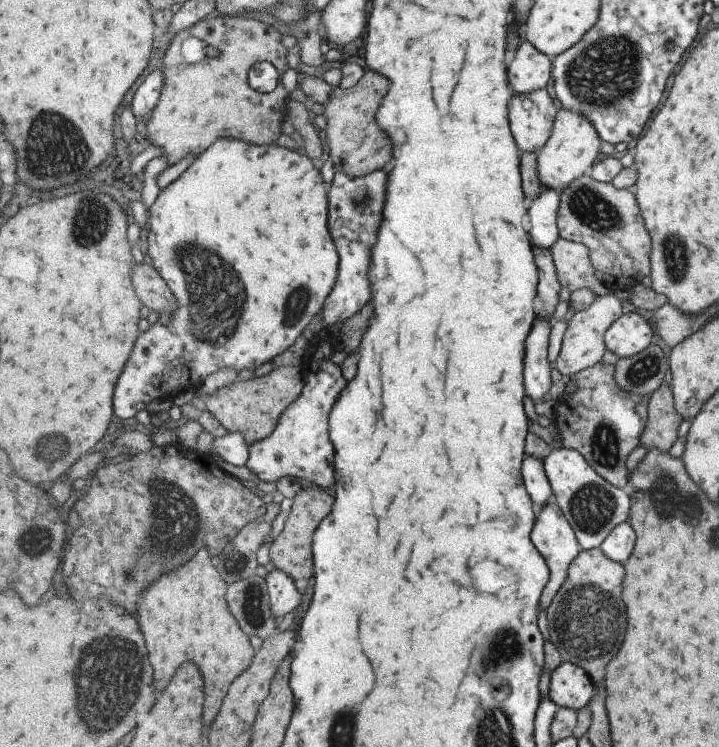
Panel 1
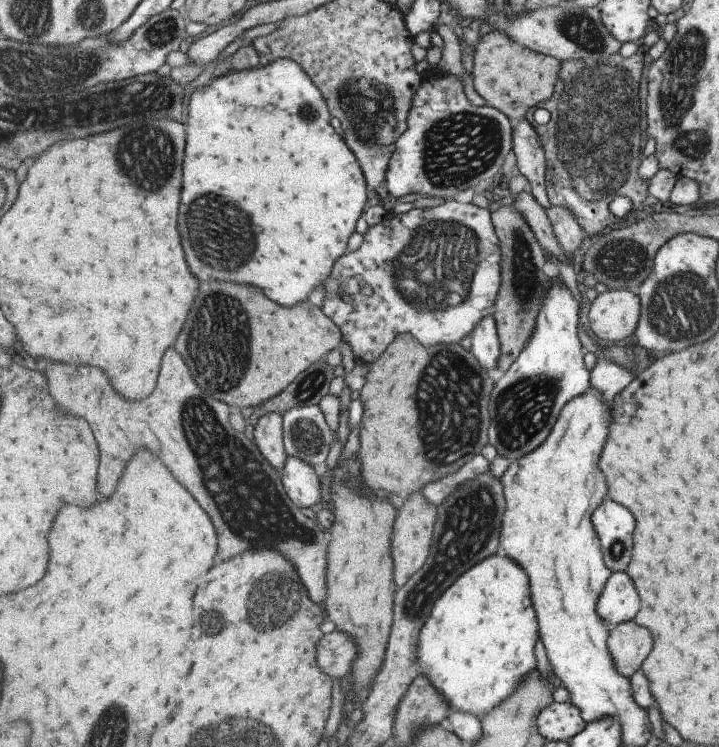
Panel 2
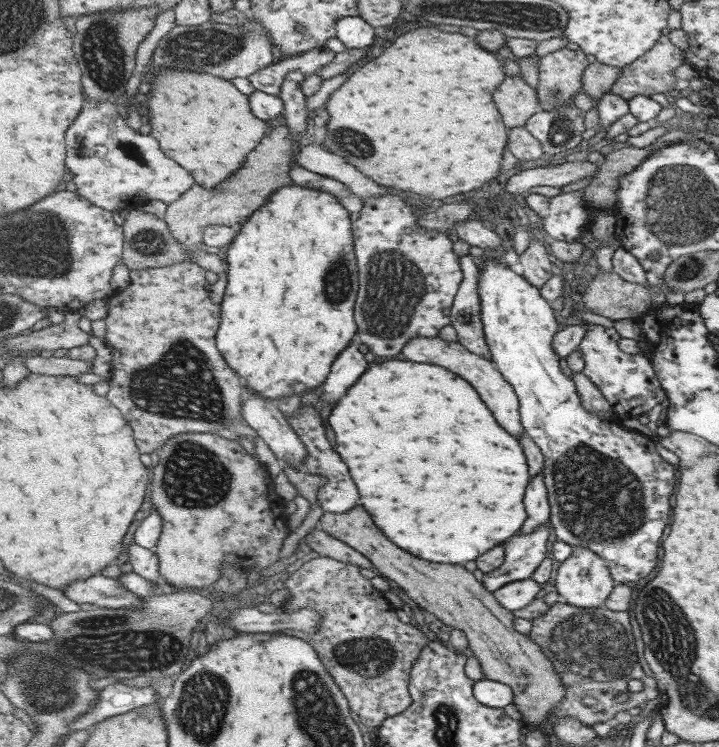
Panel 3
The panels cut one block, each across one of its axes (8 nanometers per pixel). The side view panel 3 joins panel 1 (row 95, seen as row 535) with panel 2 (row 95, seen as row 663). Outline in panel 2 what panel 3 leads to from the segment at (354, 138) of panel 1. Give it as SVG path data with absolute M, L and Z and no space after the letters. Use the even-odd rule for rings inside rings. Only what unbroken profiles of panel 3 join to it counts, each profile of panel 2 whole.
M495 29L483 35L476 45L474 69L471 72L474 75L474 88L487 106L503 111L513 122L518 122L525 119L533 107L547 102L555 94L563 67L558 58L517 44L517 40Z

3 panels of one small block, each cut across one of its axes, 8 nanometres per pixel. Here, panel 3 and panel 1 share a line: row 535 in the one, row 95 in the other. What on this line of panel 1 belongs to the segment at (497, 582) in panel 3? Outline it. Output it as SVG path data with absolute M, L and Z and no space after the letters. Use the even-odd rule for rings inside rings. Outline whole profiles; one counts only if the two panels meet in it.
M545 88L513 98L511 124L523 154L529 152L539 154L549 142L560 109L559 103L549 96Z

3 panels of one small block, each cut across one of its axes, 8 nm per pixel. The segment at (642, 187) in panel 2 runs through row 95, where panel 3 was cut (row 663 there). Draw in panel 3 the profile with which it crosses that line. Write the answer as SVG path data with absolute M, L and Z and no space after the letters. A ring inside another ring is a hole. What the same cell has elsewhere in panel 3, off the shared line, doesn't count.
M556 602L543 616L533 621L531 638L543 647L567 688L565 700L551 710L553 719L575 718L589 725L610 722L623 710L632 713L649 700L663 697L656 678L649 677L649 670L645 670L645 666L641 666L641 658L637 658L637 638L633 636L628 611L613 611L604 606L587 609ZM631 678L640 679L643 690L629 693L627 682ZM619 694L629 694L631 699L625 703L617 702ZM589 695L597 699L598 704L585 706L583 698Z

